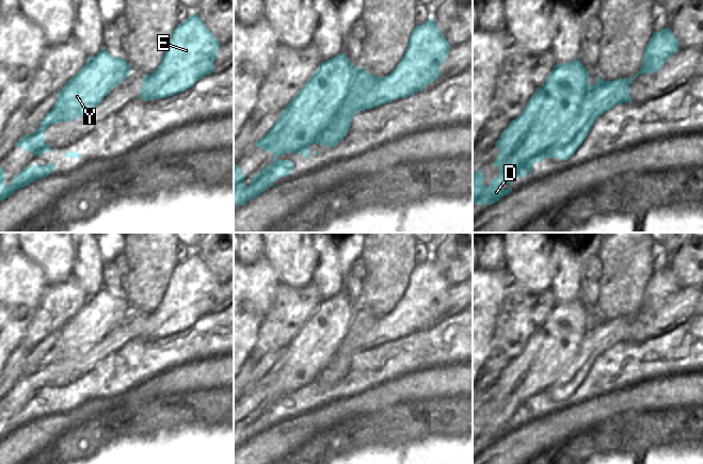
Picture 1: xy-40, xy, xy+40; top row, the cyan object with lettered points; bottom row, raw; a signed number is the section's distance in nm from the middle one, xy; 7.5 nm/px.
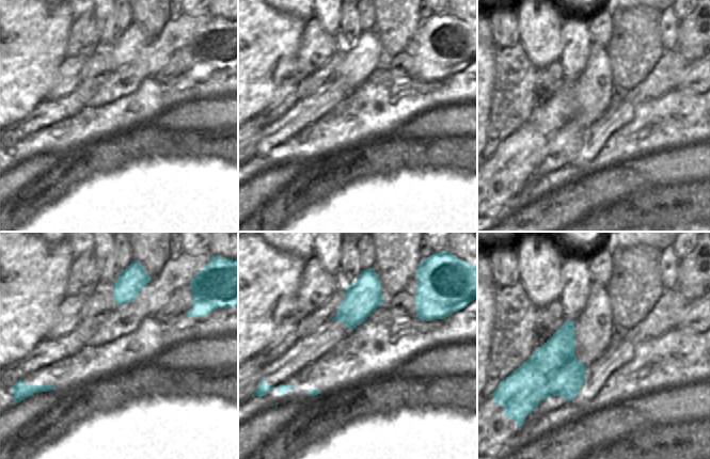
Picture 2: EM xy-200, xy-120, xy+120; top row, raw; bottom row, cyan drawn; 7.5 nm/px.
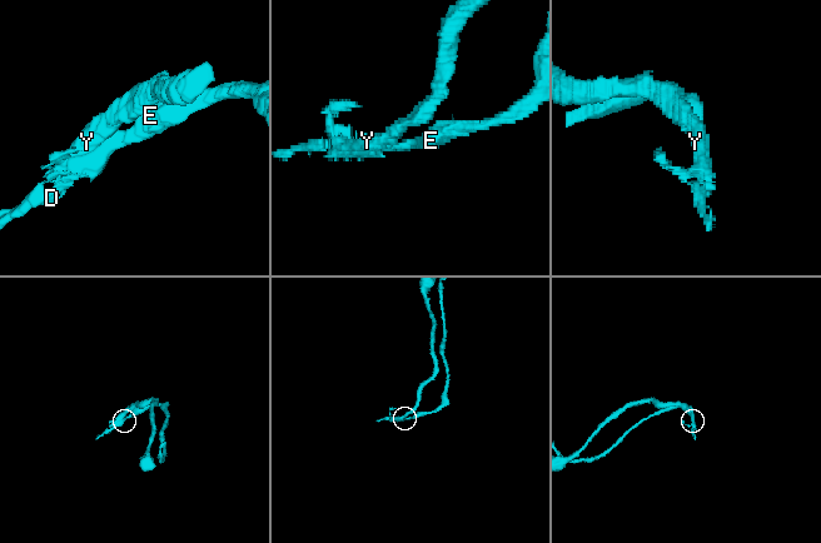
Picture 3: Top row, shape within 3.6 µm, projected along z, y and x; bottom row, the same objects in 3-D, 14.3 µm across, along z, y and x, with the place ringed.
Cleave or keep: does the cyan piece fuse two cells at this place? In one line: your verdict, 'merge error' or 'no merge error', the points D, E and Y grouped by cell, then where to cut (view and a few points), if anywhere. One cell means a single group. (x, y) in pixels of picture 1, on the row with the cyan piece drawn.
merge error; groups D Y / E; cut xy (380, 77), (365, 93), (364, 108)

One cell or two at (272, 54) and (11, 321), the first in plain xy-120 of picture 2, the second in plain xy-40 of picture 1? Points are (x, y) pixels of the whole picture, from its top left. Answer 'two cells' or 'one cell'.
one cell

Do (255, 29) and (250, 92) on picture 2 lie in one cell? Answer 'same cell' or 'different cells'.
same cell

